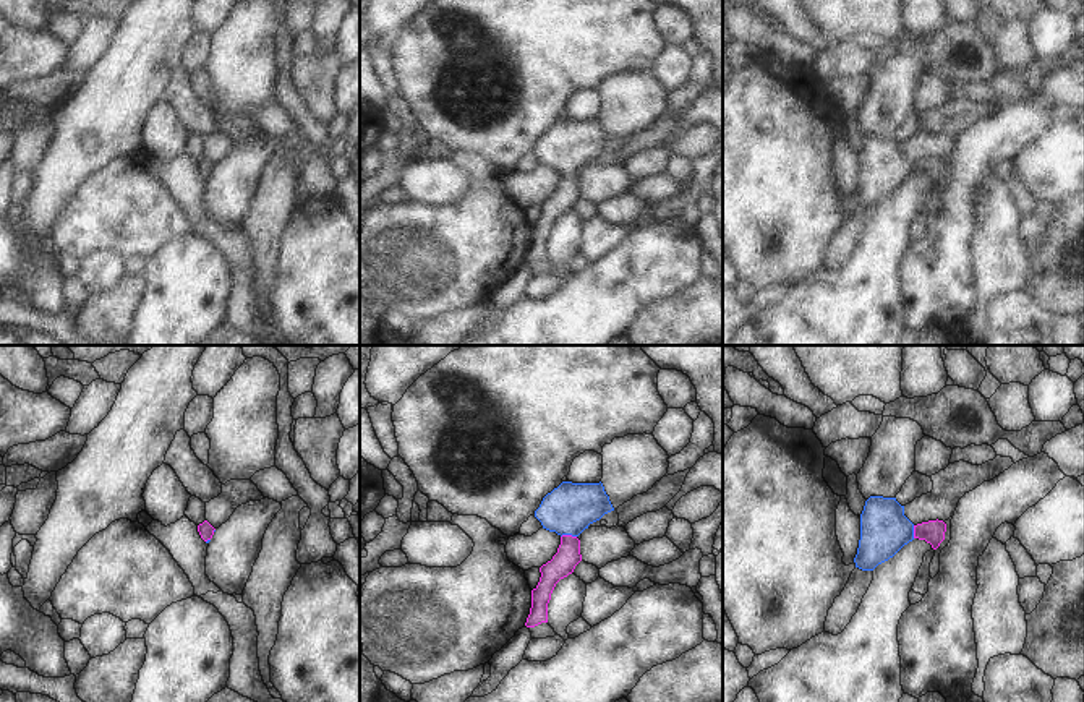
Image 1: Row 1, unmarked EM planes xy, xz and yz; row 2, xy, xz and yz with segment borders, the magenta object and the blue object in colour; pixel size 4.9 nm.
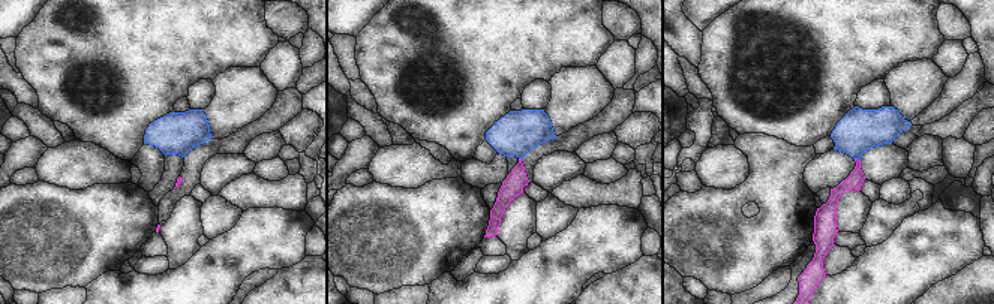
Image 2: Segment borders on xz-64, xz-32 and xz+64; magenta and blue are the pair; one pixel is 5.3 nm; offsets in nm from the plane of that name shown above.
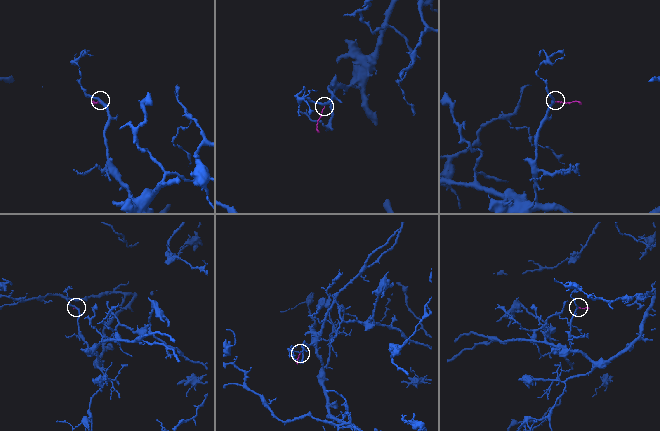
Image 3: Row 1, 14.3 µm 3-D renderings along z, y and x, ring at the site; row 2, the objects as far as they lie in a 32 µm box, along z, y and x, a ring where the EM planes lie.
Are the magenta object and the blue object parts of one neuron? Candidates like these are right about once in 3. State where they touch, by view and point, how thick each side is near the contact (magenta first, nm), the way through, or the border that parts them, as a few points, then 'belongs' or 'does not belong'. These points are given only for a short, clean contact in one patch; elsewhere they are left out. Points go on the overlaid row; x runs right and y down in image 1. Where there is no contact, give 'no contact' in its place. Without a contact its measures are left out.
xz (567, 535) | 120/240 nm | across xz (567, 556), (567, 535), (569, 509) | belongs

